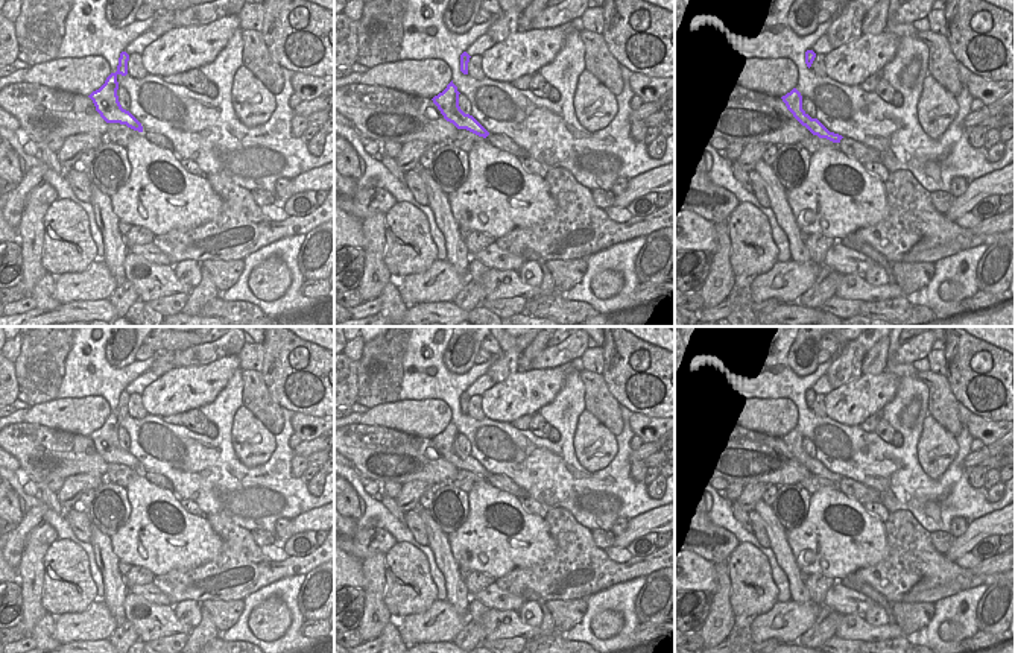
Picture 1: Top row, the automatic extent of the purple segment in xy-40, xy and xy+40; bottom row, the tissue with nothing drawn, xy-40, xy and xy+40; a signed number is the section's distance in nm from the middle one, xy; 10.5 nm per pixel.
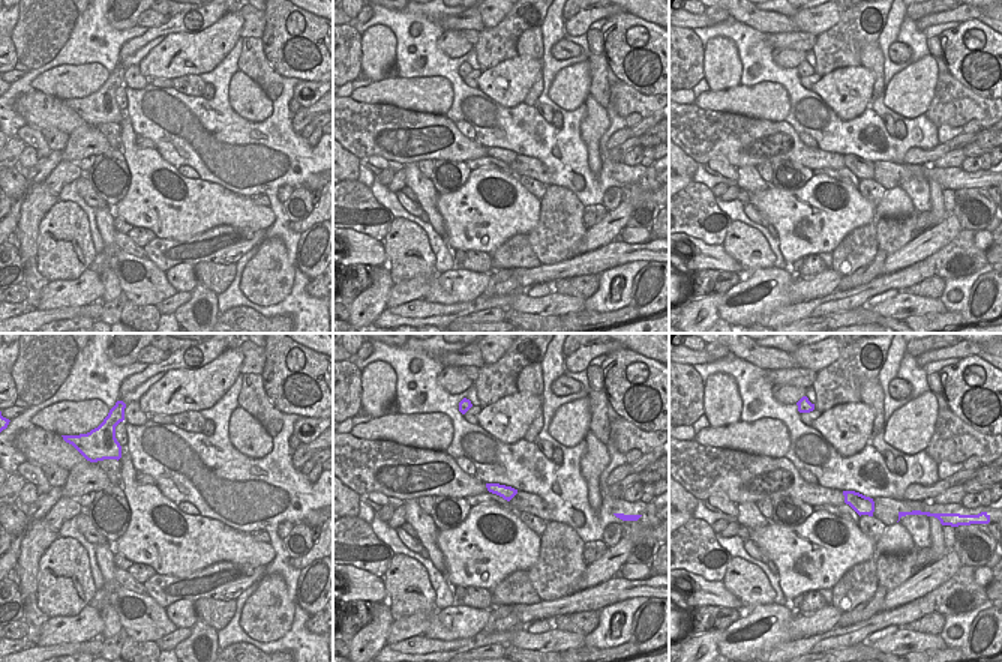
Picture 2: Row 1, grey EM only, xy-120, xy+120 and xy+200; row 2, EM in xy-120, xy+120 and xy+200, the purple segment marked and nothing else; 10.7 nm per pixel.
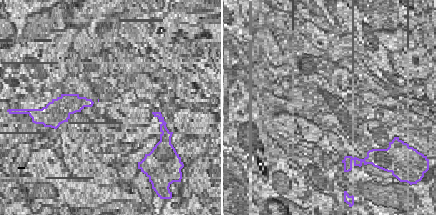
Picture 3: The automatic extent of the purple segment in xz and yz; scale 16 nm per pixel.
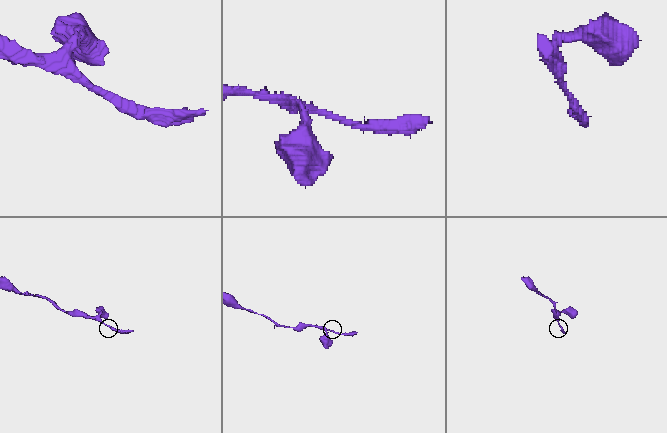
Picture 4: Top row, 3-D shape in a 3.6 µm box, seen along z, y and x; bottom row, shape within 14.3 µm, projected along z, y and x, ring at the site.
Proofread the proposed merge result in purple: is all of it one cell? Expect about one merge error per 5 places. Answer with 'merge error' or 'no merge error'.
no merge error

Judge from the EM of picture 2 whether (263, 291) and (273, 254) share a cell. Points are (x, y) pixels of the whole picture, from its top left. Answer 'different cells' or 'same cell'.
same cell

